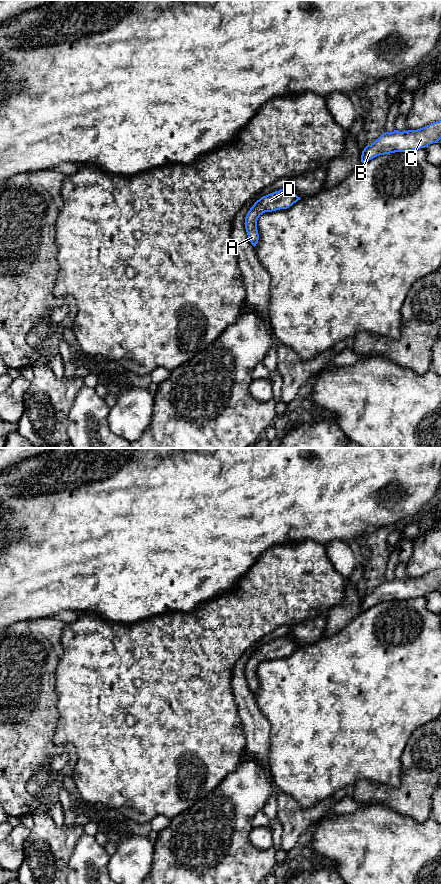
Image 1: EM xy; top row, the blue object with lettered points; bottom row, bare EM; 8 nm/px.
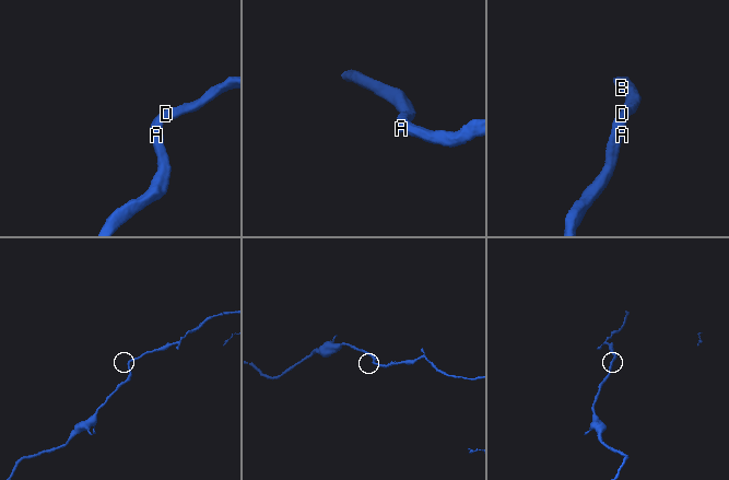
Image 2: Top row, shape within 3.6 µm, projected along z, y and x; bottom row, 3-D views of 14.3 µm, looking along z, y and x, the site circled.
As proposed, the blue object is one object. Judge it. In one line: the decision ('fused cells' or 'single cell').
single cell

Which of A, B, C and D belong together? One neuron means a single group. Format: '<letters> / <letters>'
A B C D

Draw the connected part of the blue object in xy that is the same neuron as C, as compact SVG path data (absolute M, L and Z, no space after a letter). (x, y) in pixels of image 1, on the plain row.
M441 568L417 578L385 580L362 599L361 610L395 600L413 599L438 591L441 587Z

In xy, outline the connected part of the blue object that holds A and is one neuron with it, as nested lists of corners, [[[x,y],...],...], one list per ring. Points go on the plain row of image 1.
[[[284,636],[257,648],[248,659],[244,671],[251,692],[255,695],[258,691],[257,668],[263,661],[287,657],[300,647],[290,637]]]

